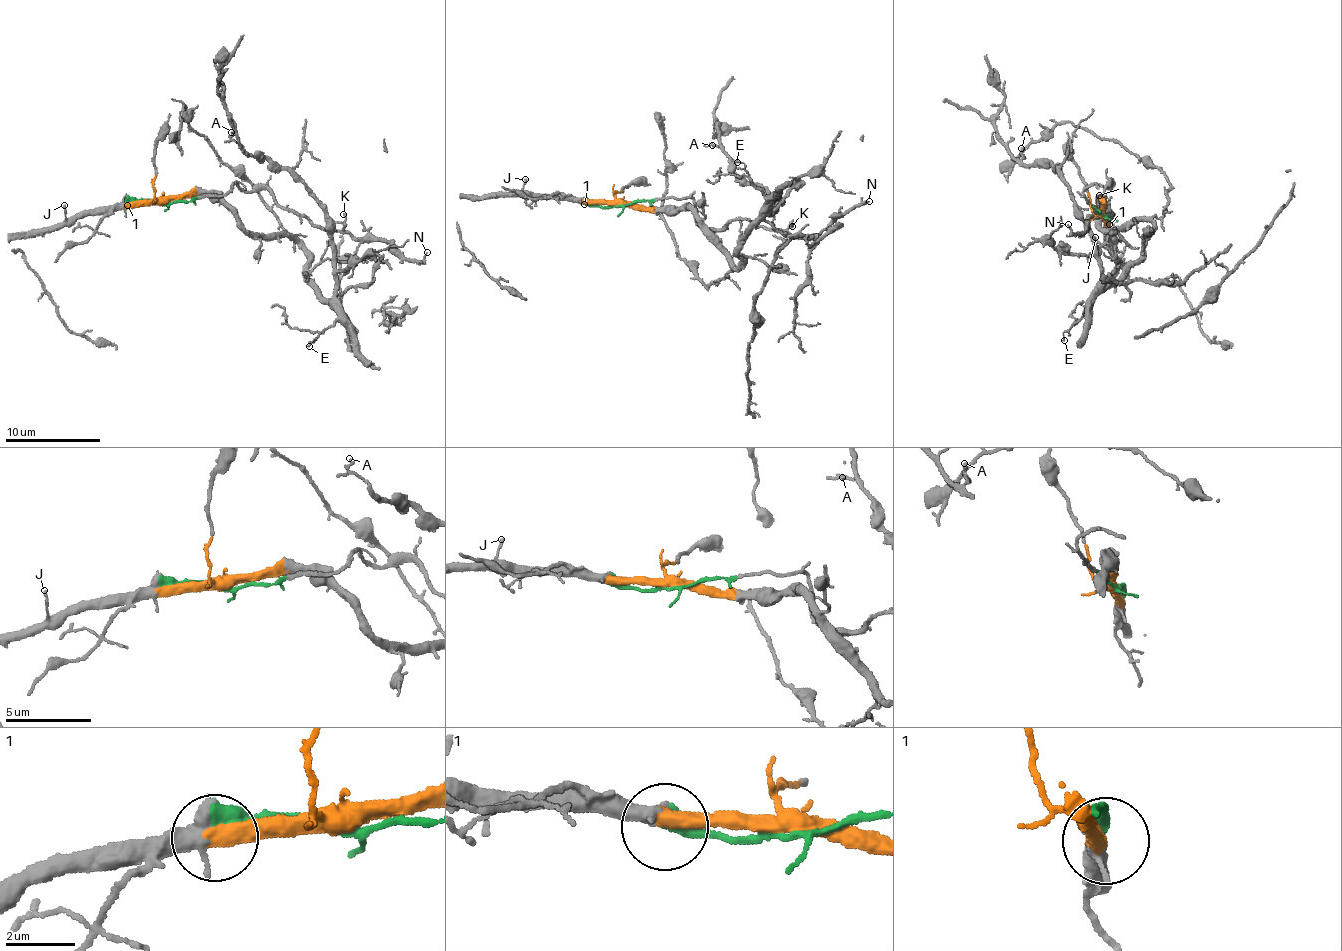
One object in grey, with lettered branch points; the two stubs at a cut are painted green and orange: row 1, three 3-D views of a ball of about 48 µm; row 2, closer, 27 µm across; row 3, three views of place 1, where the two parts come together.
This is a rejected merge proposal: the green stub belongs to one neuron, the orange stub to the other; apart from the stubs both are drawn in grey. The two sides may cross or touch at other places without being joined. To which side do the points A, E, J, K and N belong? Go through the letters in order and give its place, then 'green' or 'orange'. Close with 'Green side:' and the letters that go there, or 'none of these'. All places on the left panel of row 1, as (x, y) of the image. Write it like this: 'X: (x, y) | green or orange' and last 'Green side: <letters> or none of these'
A: (231, 132) | orange
E: (309, 346) | orange
J: (64, 205) | orange
K: (343, 214) | green
N: (427, 252) | green
Green side: K, N

